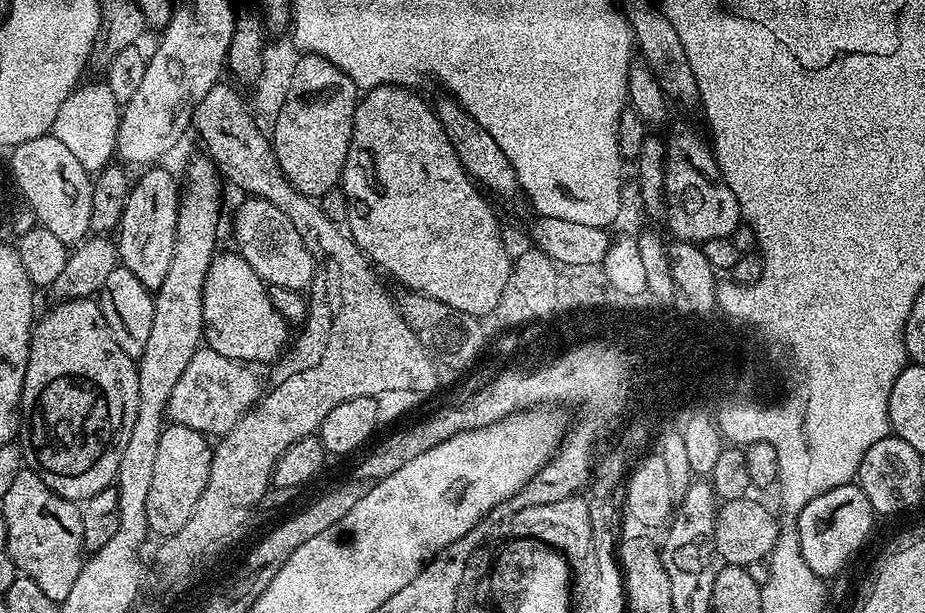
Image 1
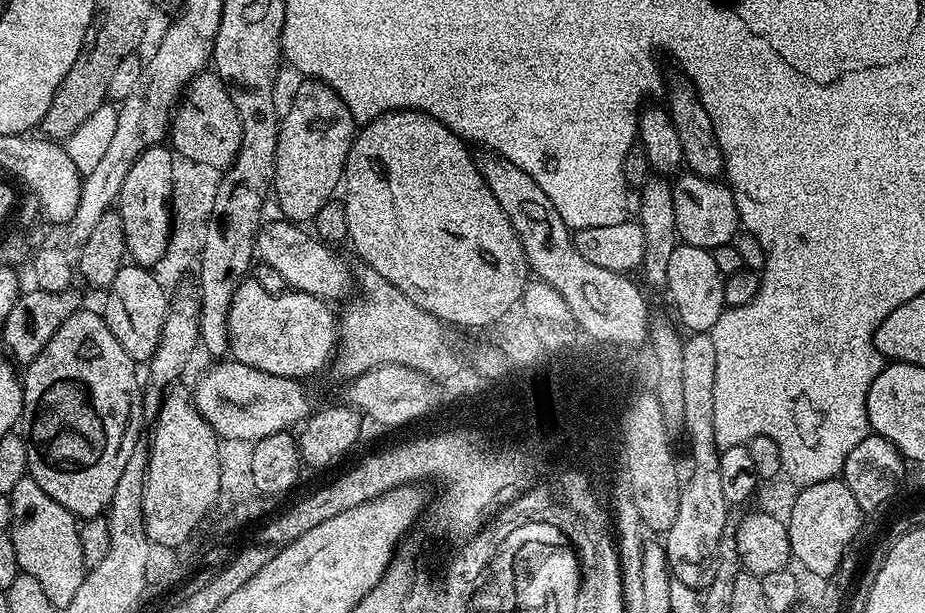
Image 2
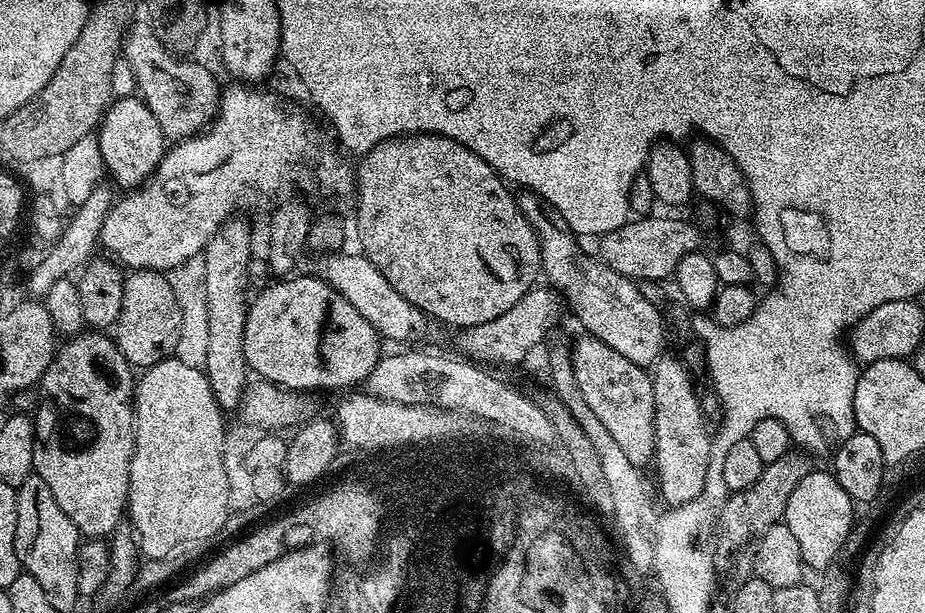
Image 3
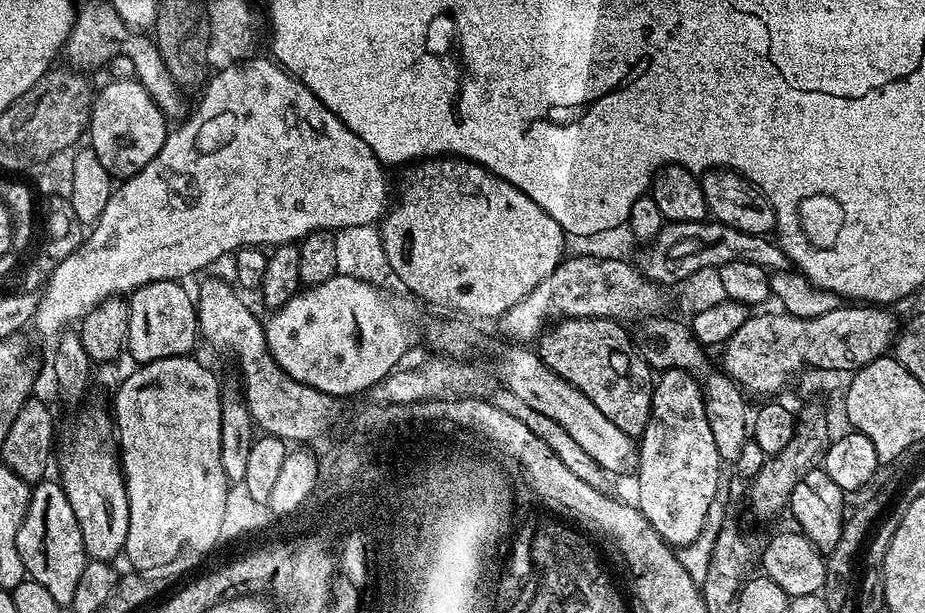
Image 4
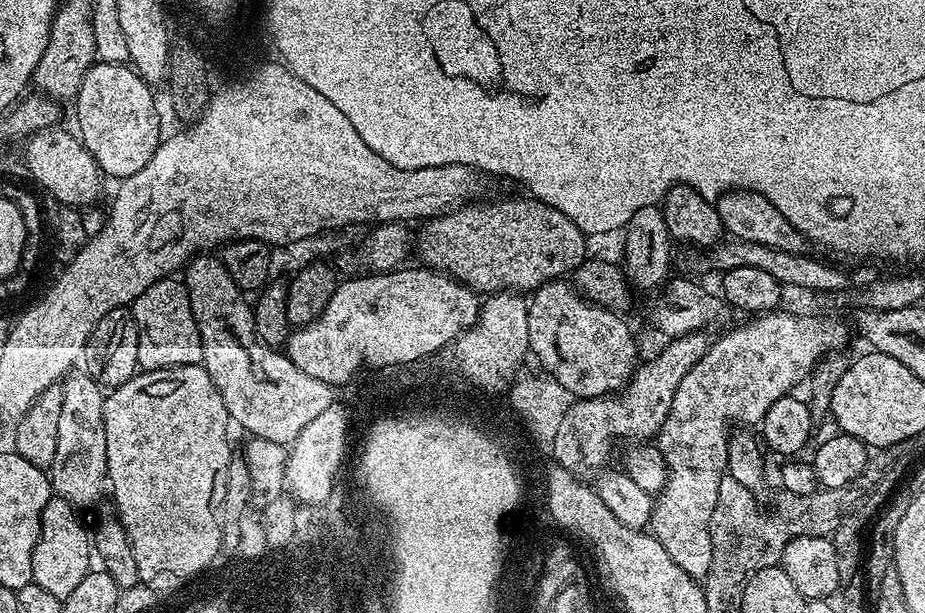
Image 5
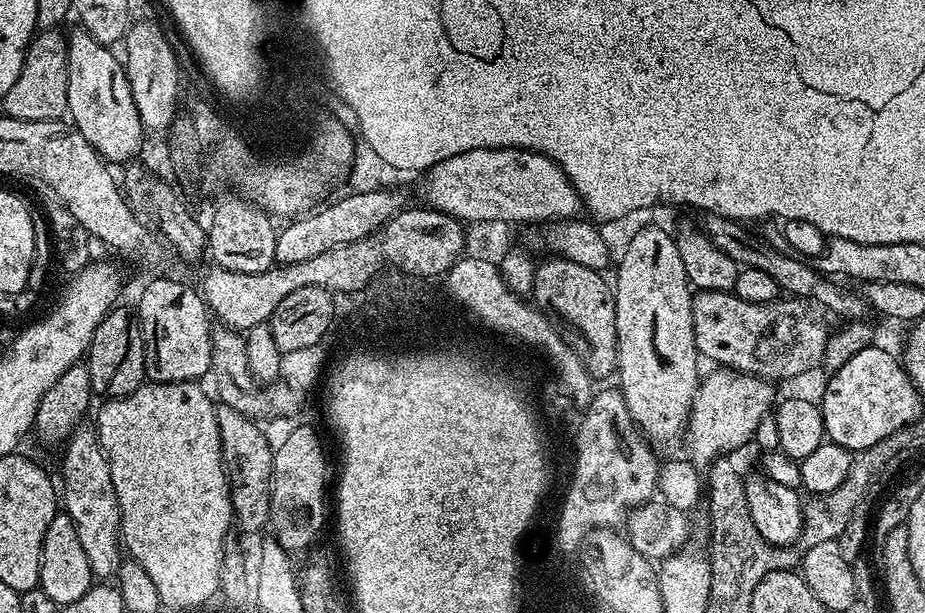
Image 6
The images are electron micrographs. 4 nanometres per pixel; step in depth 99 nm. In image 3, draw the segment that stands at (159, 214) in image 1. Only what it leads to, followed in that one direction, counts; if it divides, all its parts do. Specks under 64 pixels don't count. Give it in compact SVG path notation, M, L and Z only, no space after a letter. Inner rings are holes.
M135 95L113 99L100 122L98 137L107 175L116 179L117 189L124 188L120 190L142 187L156 173L166 151L166 141L154 114L150 114L148 105Z

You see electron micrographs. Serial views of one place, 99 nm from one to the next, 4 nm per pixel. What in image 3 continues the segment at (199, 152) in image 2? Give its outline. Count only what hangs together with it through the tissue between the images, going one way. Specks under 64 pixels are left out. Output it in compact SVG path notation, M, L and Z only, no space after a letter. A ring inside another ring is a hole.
M147 22L133 23L122 45L122 56L133 68L137 89L150 114L158 122L165 141L179 142L204 131L220 111L222 84L218 76L192 58L181 58L174 52L165 51Z

